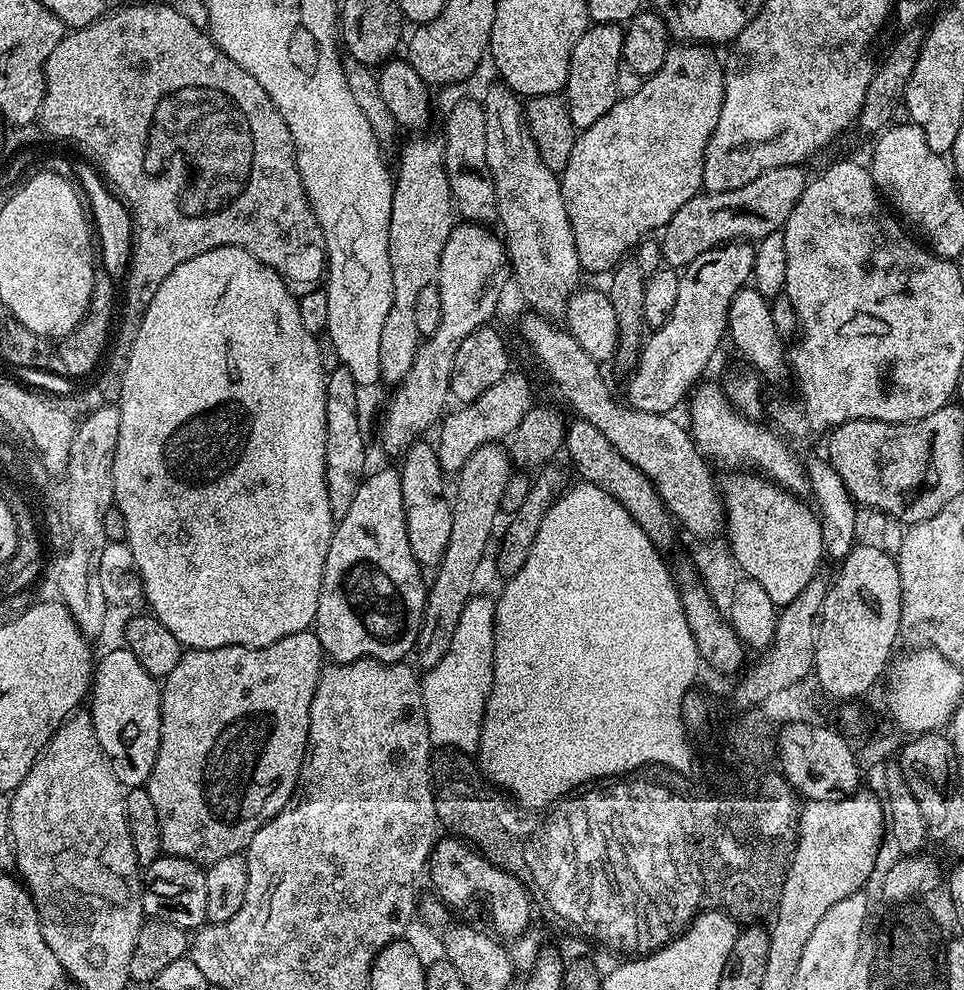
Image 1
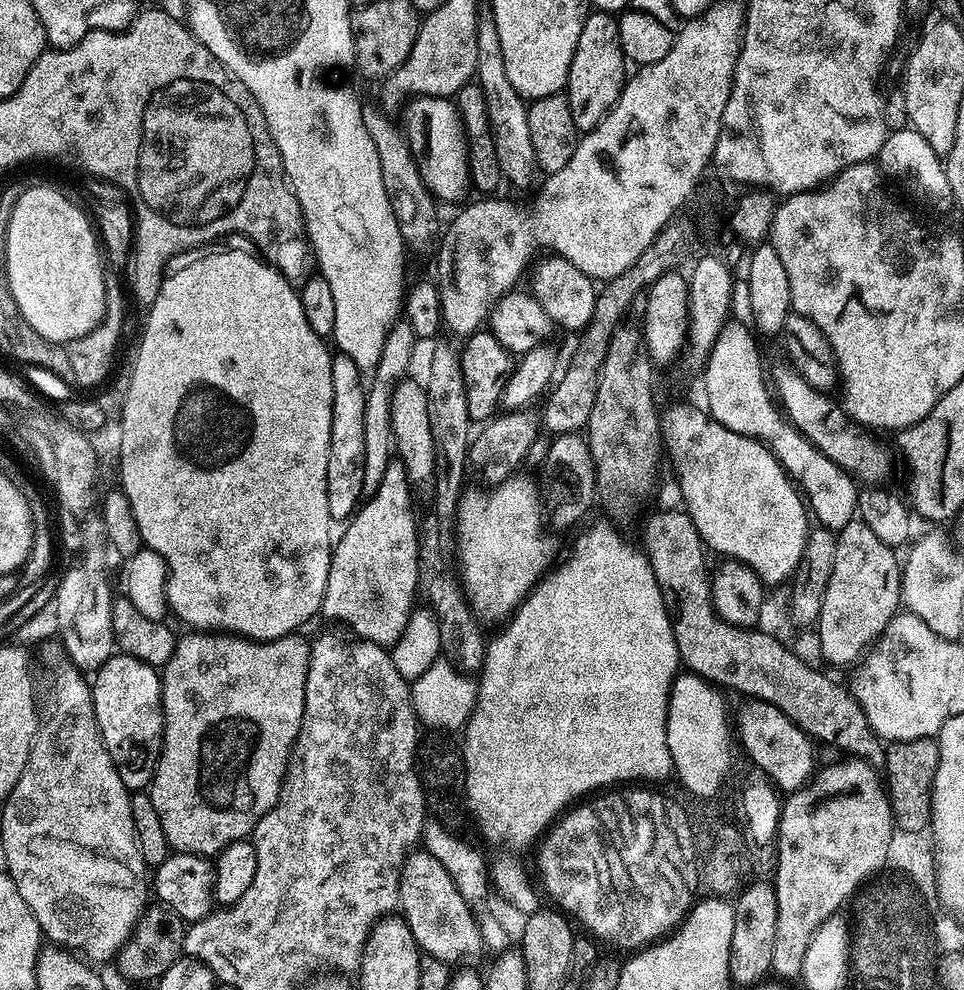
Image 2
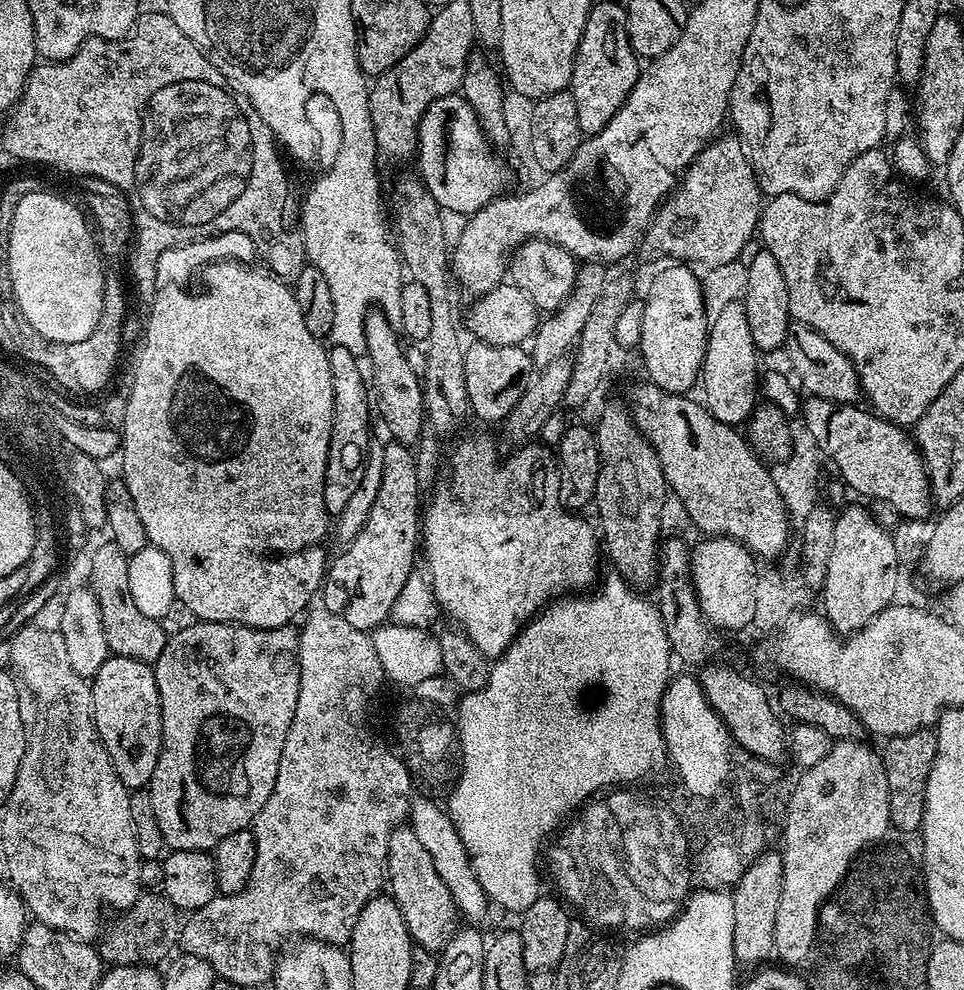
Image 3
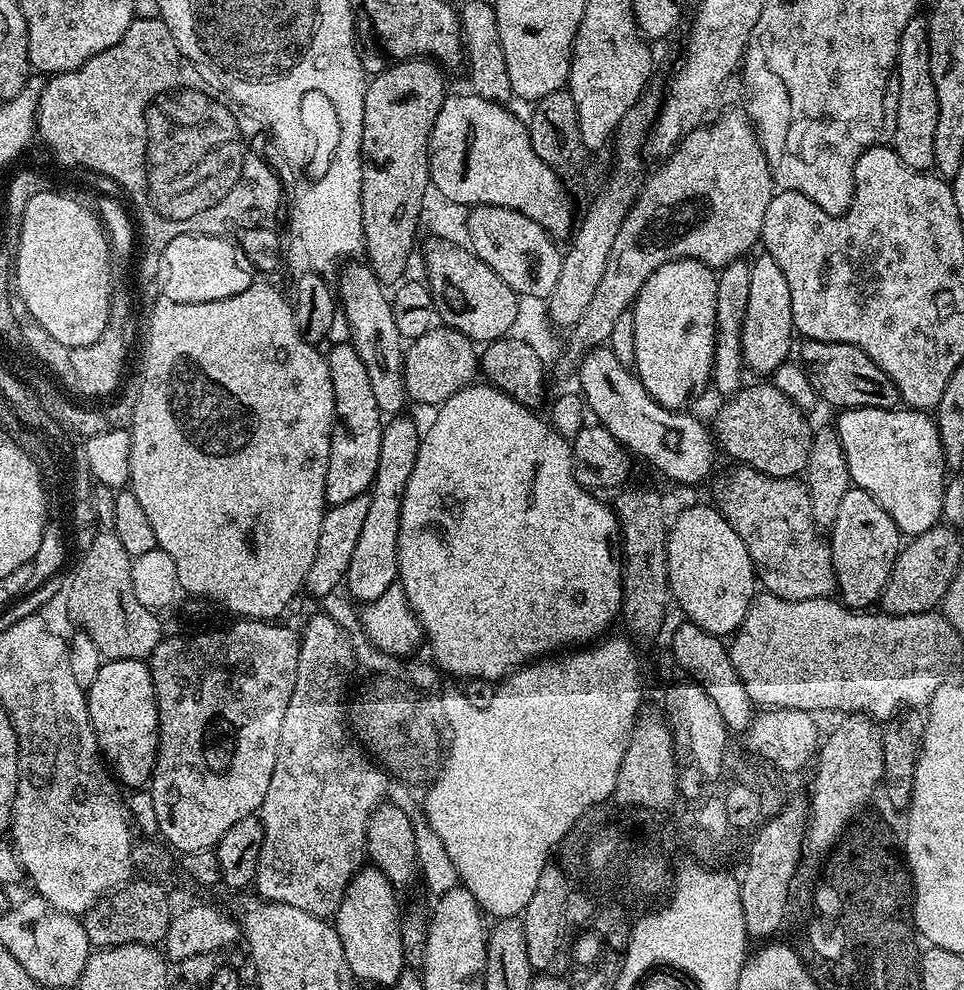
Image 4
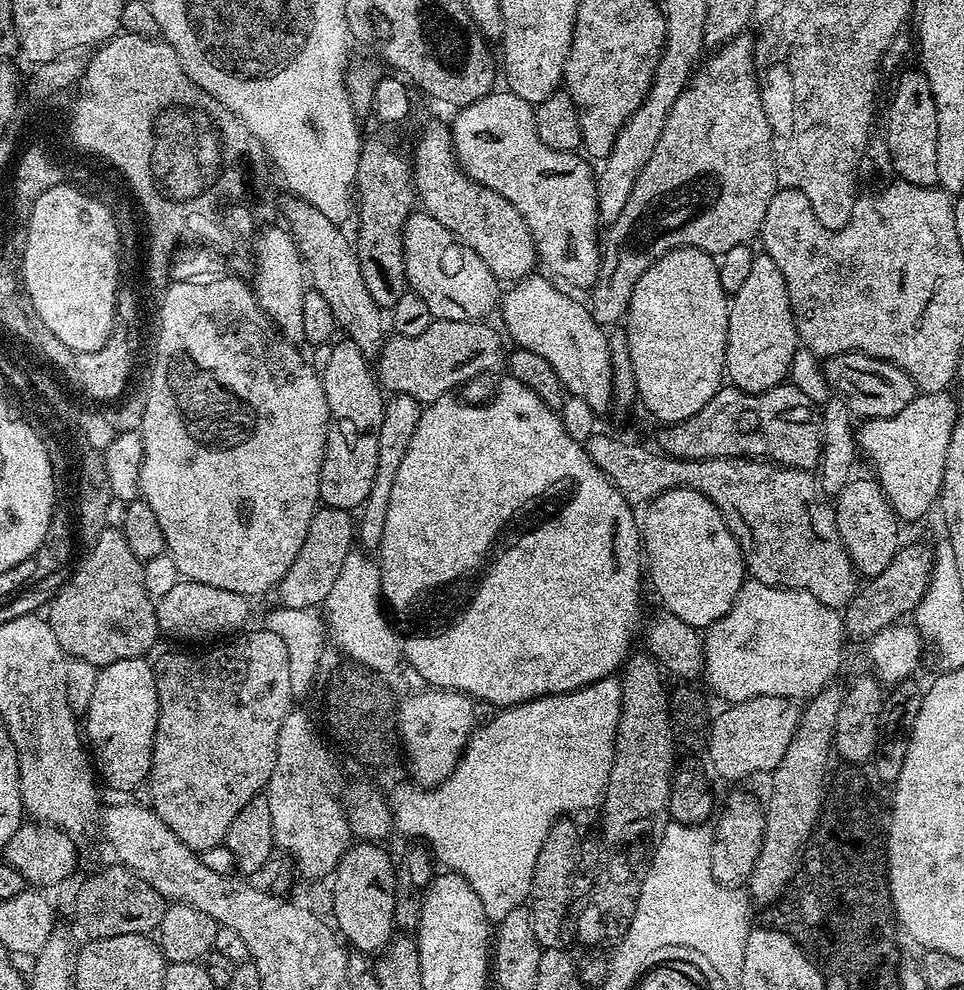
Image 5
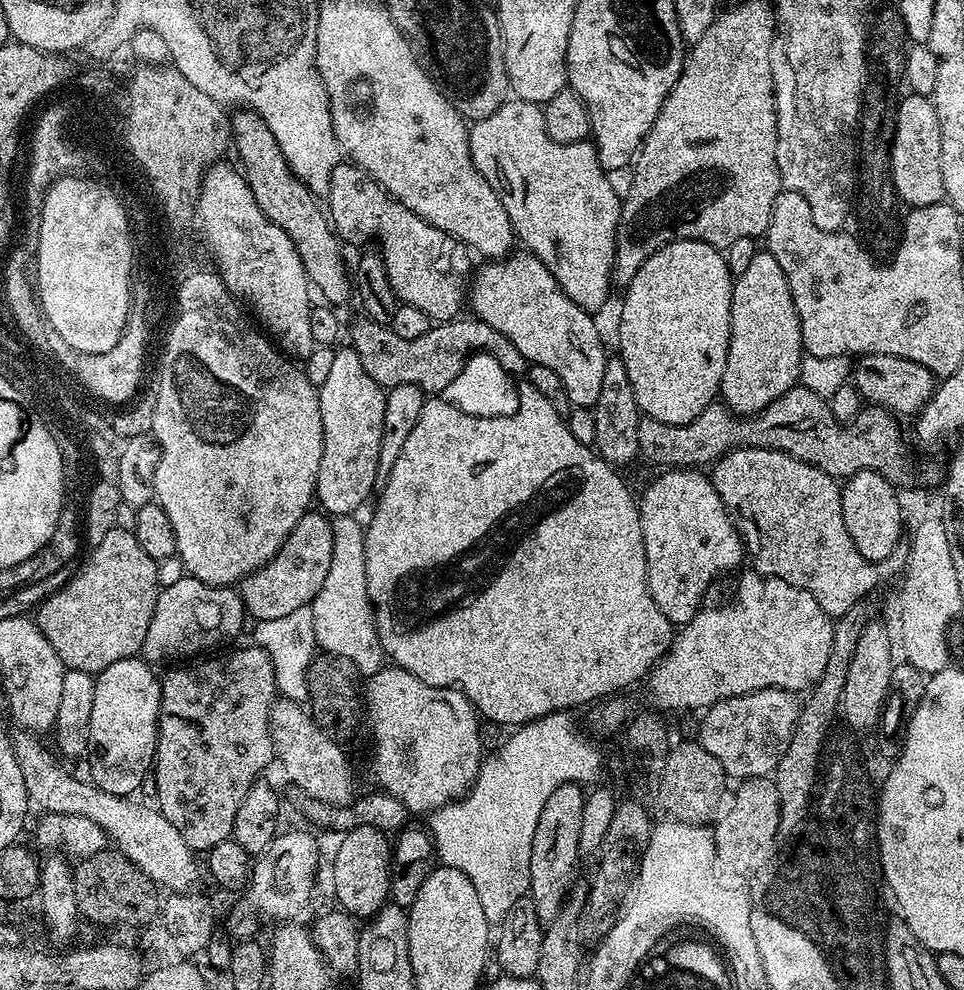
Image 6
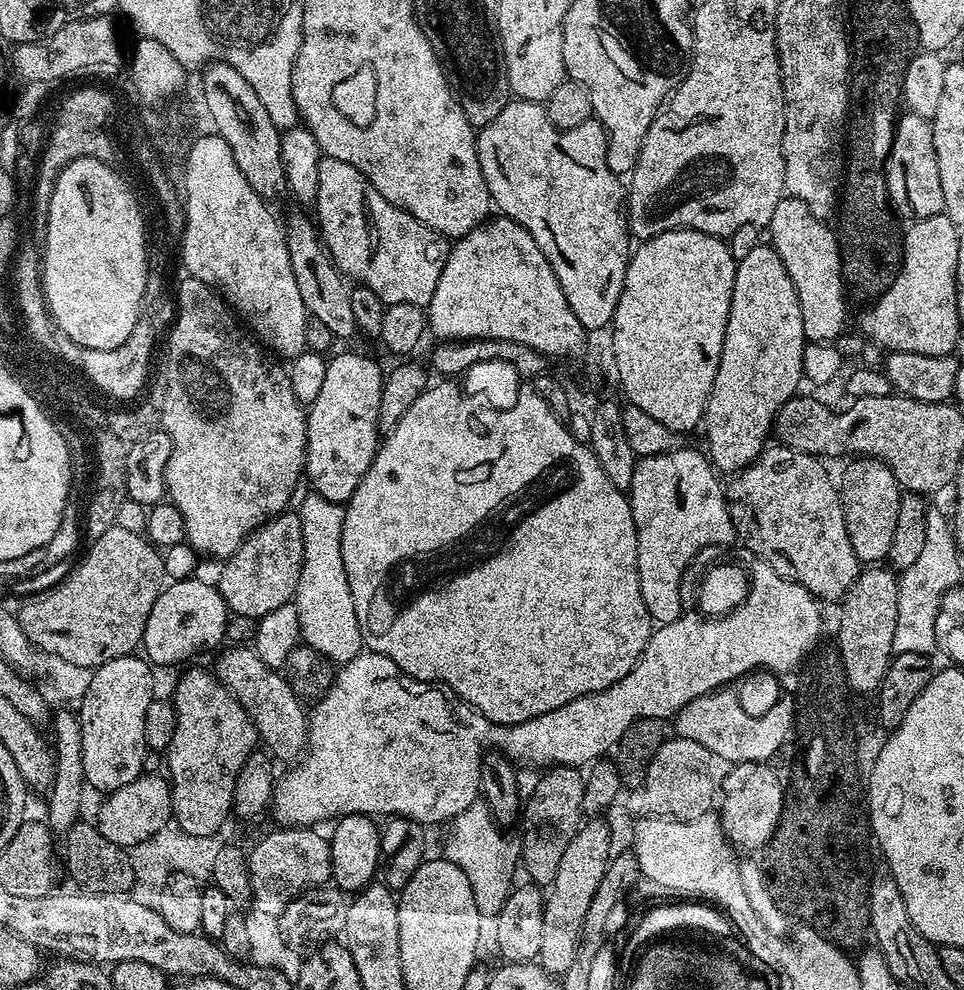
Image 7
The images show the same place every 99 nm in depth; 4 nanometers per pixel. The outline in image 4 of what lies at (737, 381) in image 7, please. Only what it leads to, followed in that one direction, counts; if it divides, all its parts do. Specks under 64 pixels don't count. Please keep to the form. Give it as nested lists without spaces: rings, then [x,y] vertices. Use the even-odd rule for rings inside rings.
[[[760,254],[756,261],[751,261],[748,273],[750,302],[746,302],[746,318],[742,326],[744,366],[749,373],[772,372],[783,366],[784,359],[792,348],[794,329],[790,286],[786,286],[786,278],[782,270],[778,270],[778,262],[774,262],[774,258],[767,254]]]

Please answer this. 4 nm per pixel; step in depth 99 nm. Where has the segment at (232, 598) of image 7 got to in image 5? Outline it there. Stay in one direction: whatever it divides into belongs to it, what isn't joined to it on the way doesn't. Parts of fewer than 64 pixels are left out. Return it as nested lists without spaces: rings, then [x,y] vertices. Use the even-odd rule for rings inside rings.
[[[317,508],[306,534],[306,542],[302,542],[302,550],[298,550],[298,558],[294,558],[290,570],[280,579],[279,603],[285,608],[323,605],[330,590],[334,590],[334,582],[338,582],[338,574],[342,574],[342,562],[346,562],[346,554],[353,550],[353,513],[346,508]]]

